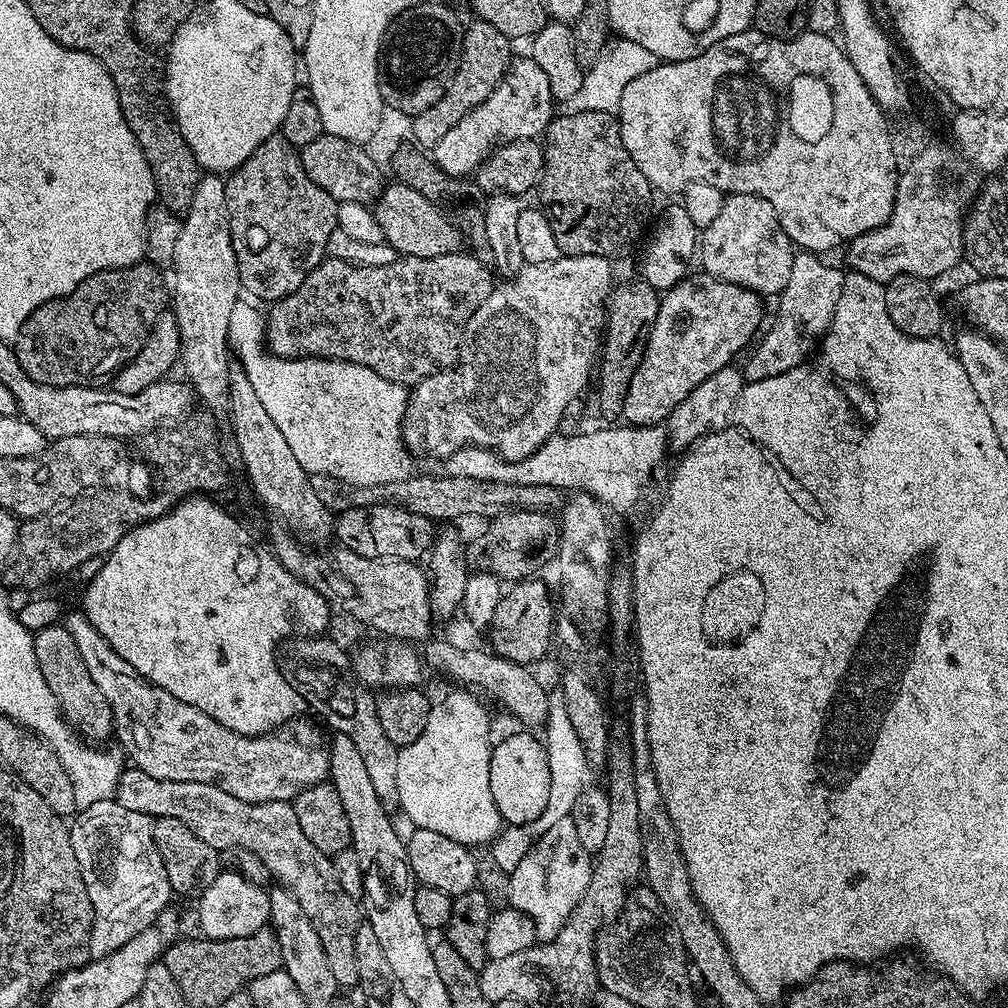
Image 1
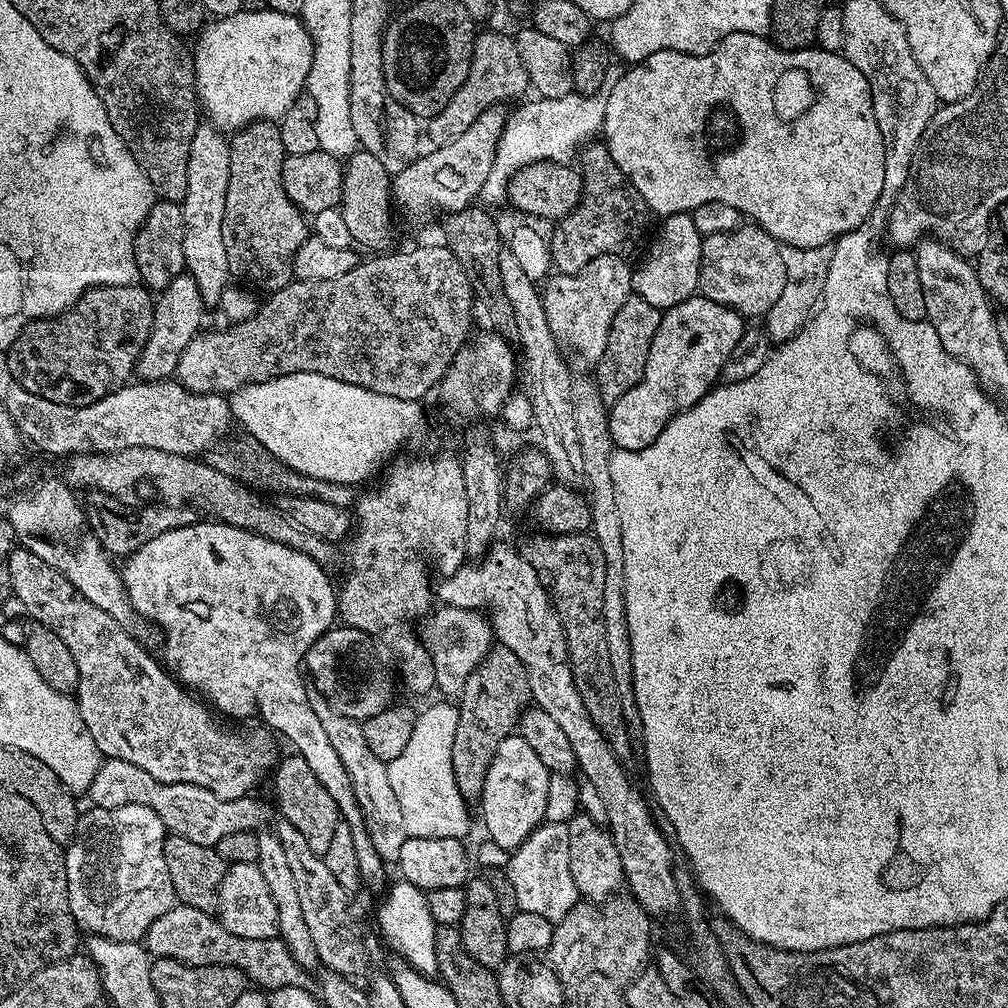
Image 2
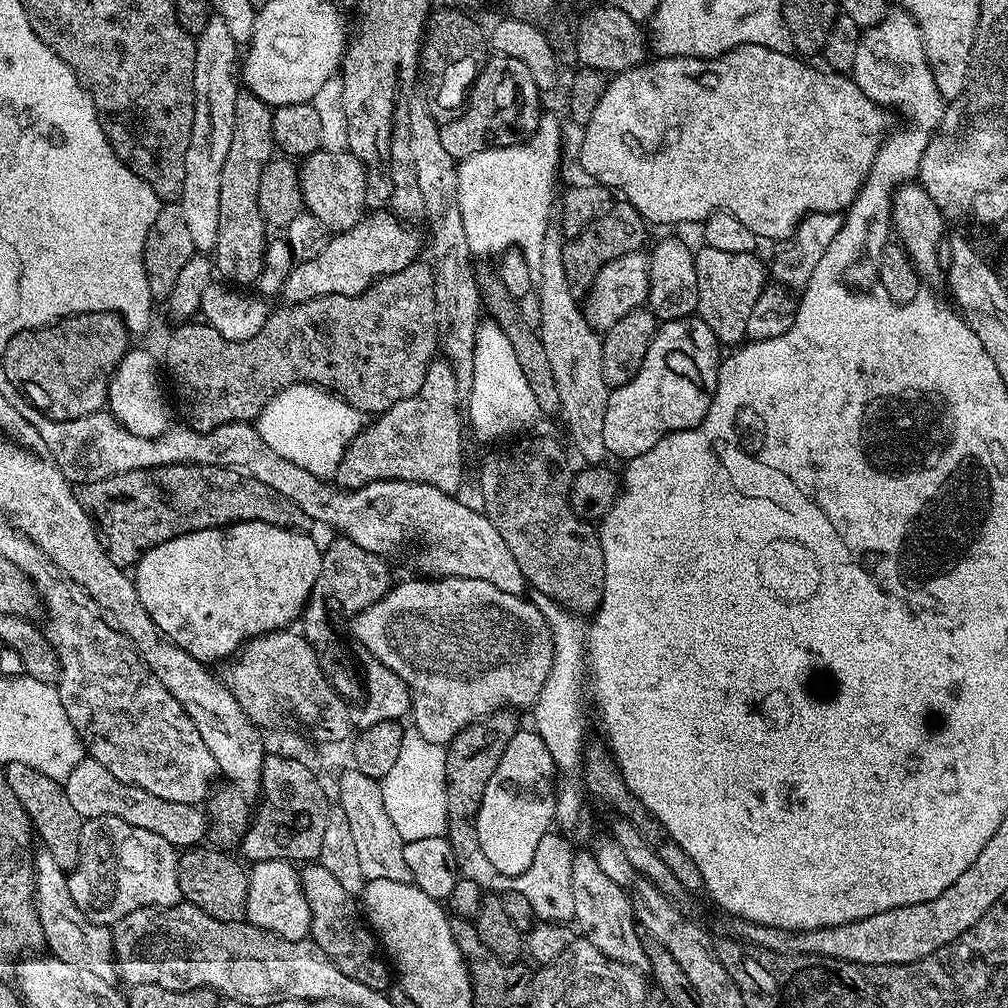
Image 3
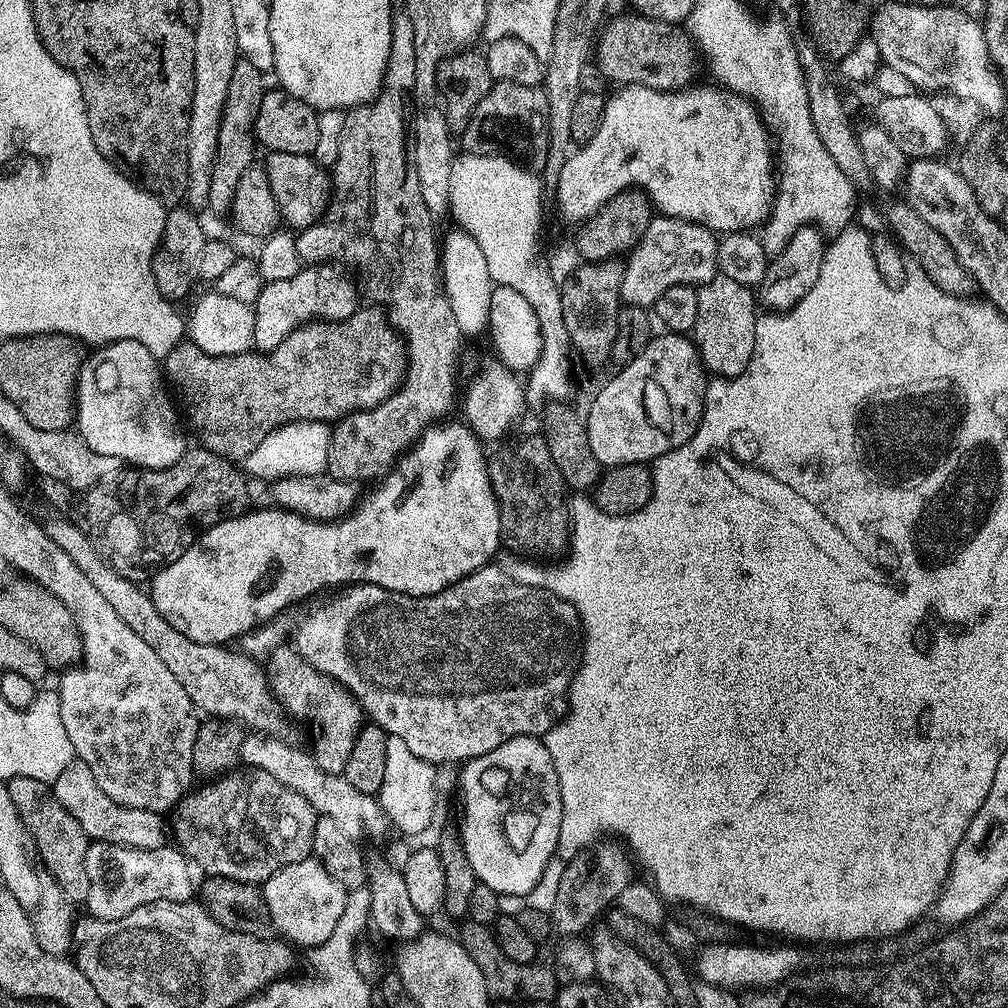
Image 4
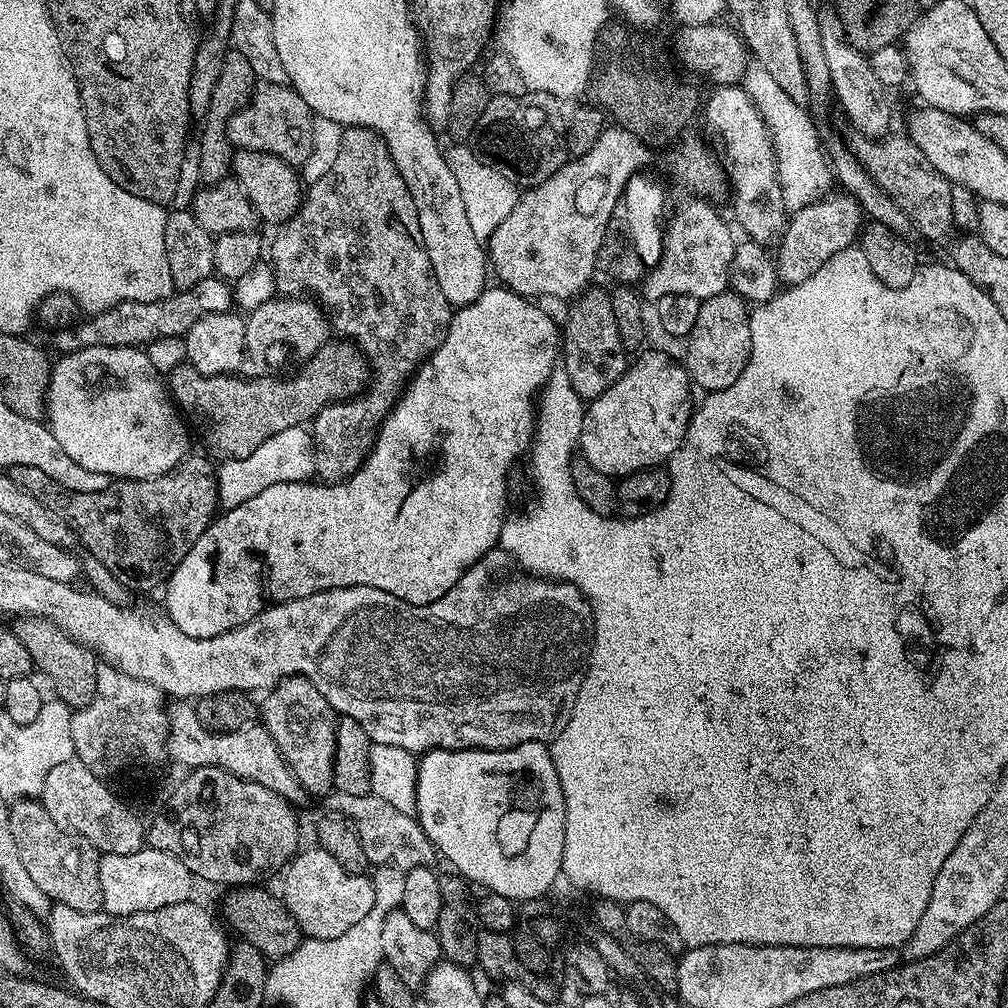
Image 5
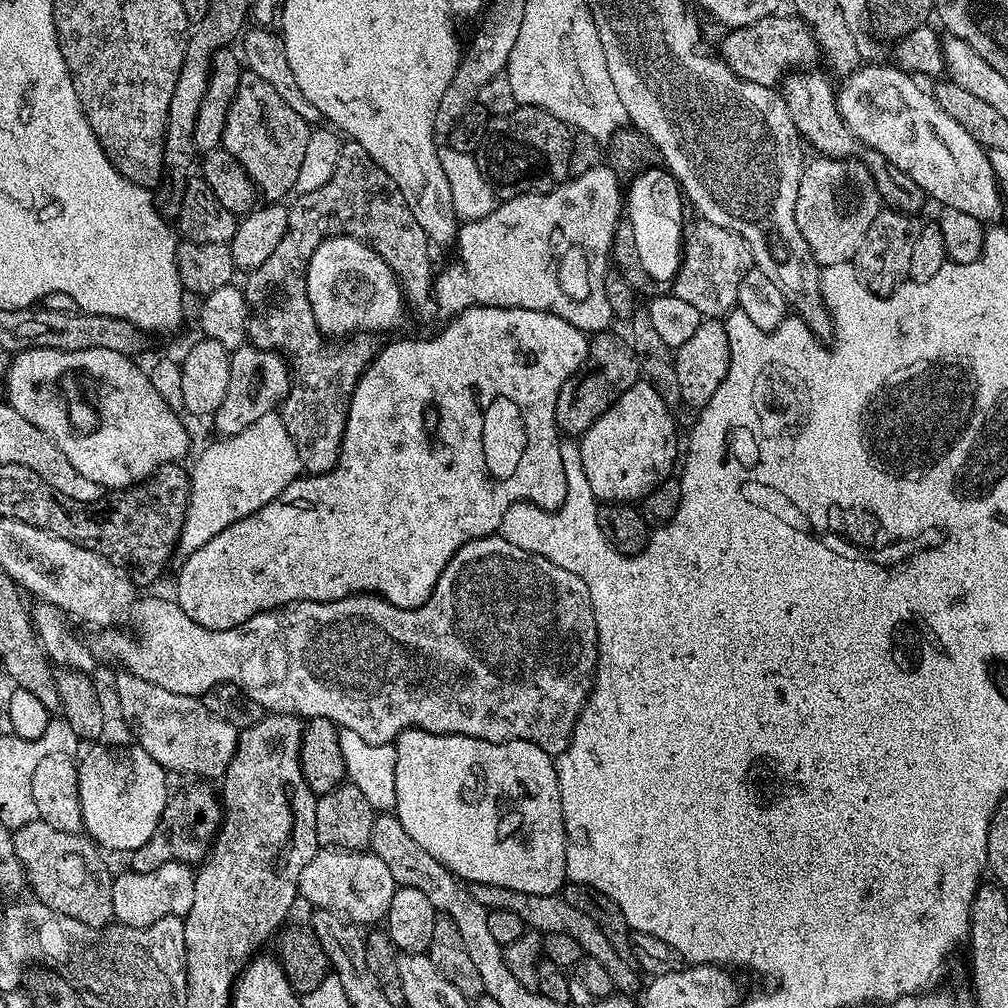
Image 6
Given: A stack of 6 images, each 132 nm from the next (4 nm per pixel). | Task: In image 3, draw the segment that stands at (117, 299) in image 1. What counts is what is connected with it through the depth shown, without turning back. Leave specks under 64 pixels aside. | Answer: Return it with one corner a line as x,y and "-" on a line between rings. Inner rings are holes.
83,312
73,316
64,316
61,320
55,320
53,324
43,324
40,328
27,328
10,338
10,342
2,349
2,362
6,366
6,378
14,382
14,386
24,395
24,398
37,408
44,416
52,420
77,420
83,416
89,416
101,411
105,407
108,399
108,381
116,375
116,367
122,362
122,358
130,351
130,333
127,326
119,316
111,312

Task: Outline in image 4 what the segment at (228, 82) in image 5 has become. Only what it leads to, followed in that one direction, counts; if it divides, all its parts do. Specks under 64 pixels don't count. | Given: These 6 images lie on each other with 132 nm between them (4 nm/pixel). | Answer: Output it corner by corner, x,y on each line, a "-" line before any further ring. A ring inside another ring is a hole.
237,59
234,74
230,74
230,90
226,90
226,102
222,106
222,126
218,126
218,146
214,166
210,174
210,194
207,207
216,212
227,213
232,207
234,190
238,190
238,178
253,167
252,160
258,153
256,143
256,115
258,106
262,106
262,98
266,91
265,73
258,70
251,62

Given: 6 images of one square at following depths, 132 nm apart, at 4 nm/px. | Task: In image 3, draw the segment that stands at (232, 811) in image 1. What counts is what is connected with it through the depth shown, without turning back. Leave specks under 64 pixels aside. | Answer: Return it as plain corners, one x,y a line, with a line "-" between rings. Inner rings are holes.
85,758
74,766
68,777
62,781
66,790
66,798
70,798
74,810
83,820
93,820
103,816
122,818
122,822
130,822
130,826
142,826
142,830
151,830
166,838
177,850
187,850
199,845
205,839
209,819
203,807
182,802
166,802
166,798
154,798
146,790
136,788
133,784
123,784
102,762
-
319,862
305,863
299,869
299,874
300,885
306,894
306,902
310,902
311,940
318,946
322,946
322,950
326,950
330,962
334,962
334,966
338,966
338,970
342,970
342,974
350,974
350,978
354,978
354,982
363,982
365,986
370,986
370,990
385,991
389,987
390,964
382,955
381,945
362,915
362,908
357,897
352,896
346,890
342,890
341,884
334,882
334,874
330,874
330,870
326,870
323,864

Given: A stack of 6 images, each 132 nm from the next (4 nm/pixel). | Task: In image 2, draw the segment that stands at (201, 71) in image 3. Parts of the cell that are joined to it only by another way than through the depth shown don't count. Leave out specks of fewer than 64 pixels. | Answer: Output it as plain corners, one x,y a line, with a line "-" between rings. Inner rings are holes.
197,127
190,142
190,162
186,166
184,210
184,267
198,282
205,305
219,305
222,292
230,284
226,245
222,242
222,218
226,214
226,186
230,186
229,137
219,128

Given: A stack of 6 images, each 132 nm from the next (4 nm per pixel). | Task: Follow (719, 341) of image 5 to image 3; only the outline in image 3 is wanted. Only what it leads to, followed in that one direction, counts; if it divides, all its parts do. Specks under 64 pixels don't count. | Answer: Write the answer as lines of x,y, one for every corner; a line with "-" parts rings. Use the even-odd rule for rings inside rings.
707,246
695,249
694,274
698,274
696,310
706,326
714,330
721,345
736,346
746,337
746,322
750,319
750,310
754,310
754,302
758,302
766,286
766,264
758,257
756,254
729,254

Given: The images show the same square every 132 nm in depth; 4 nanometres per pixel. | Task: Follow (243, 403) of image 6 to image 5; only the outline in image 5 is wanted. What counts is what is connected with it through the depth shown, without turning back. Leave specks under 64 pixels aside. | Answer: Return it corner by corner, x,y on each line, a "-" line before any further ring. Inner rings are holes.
277,295
275,298
266,301
262,306
251,309
247,313
245,324
245,348
244,361
241,362
239,371
245,377
253,376
276,376
276,368
284,368
287,364
292,366
303,365
309,356
313,356
318,347
318,339
308,328
320,328
326,324
326,316
321,305
315,299
302,296

